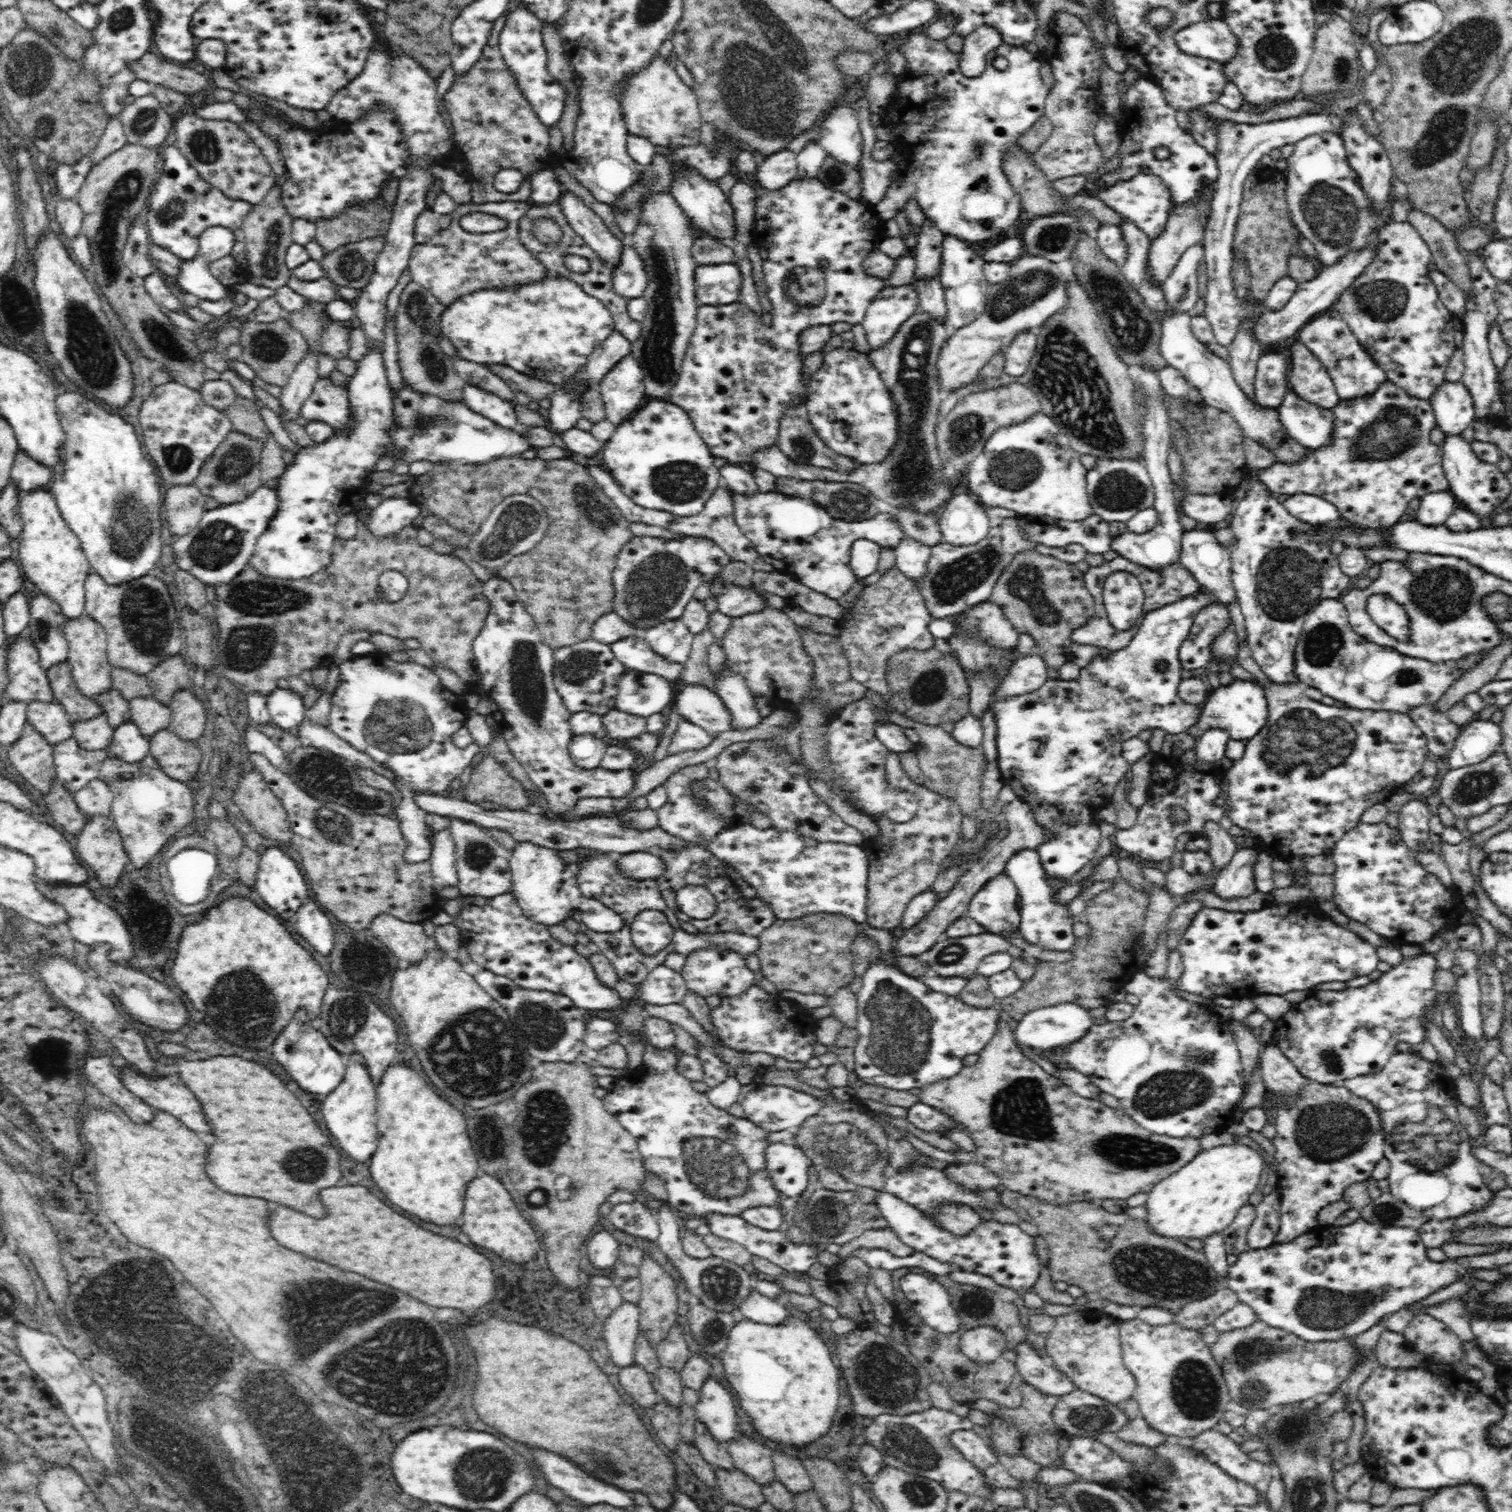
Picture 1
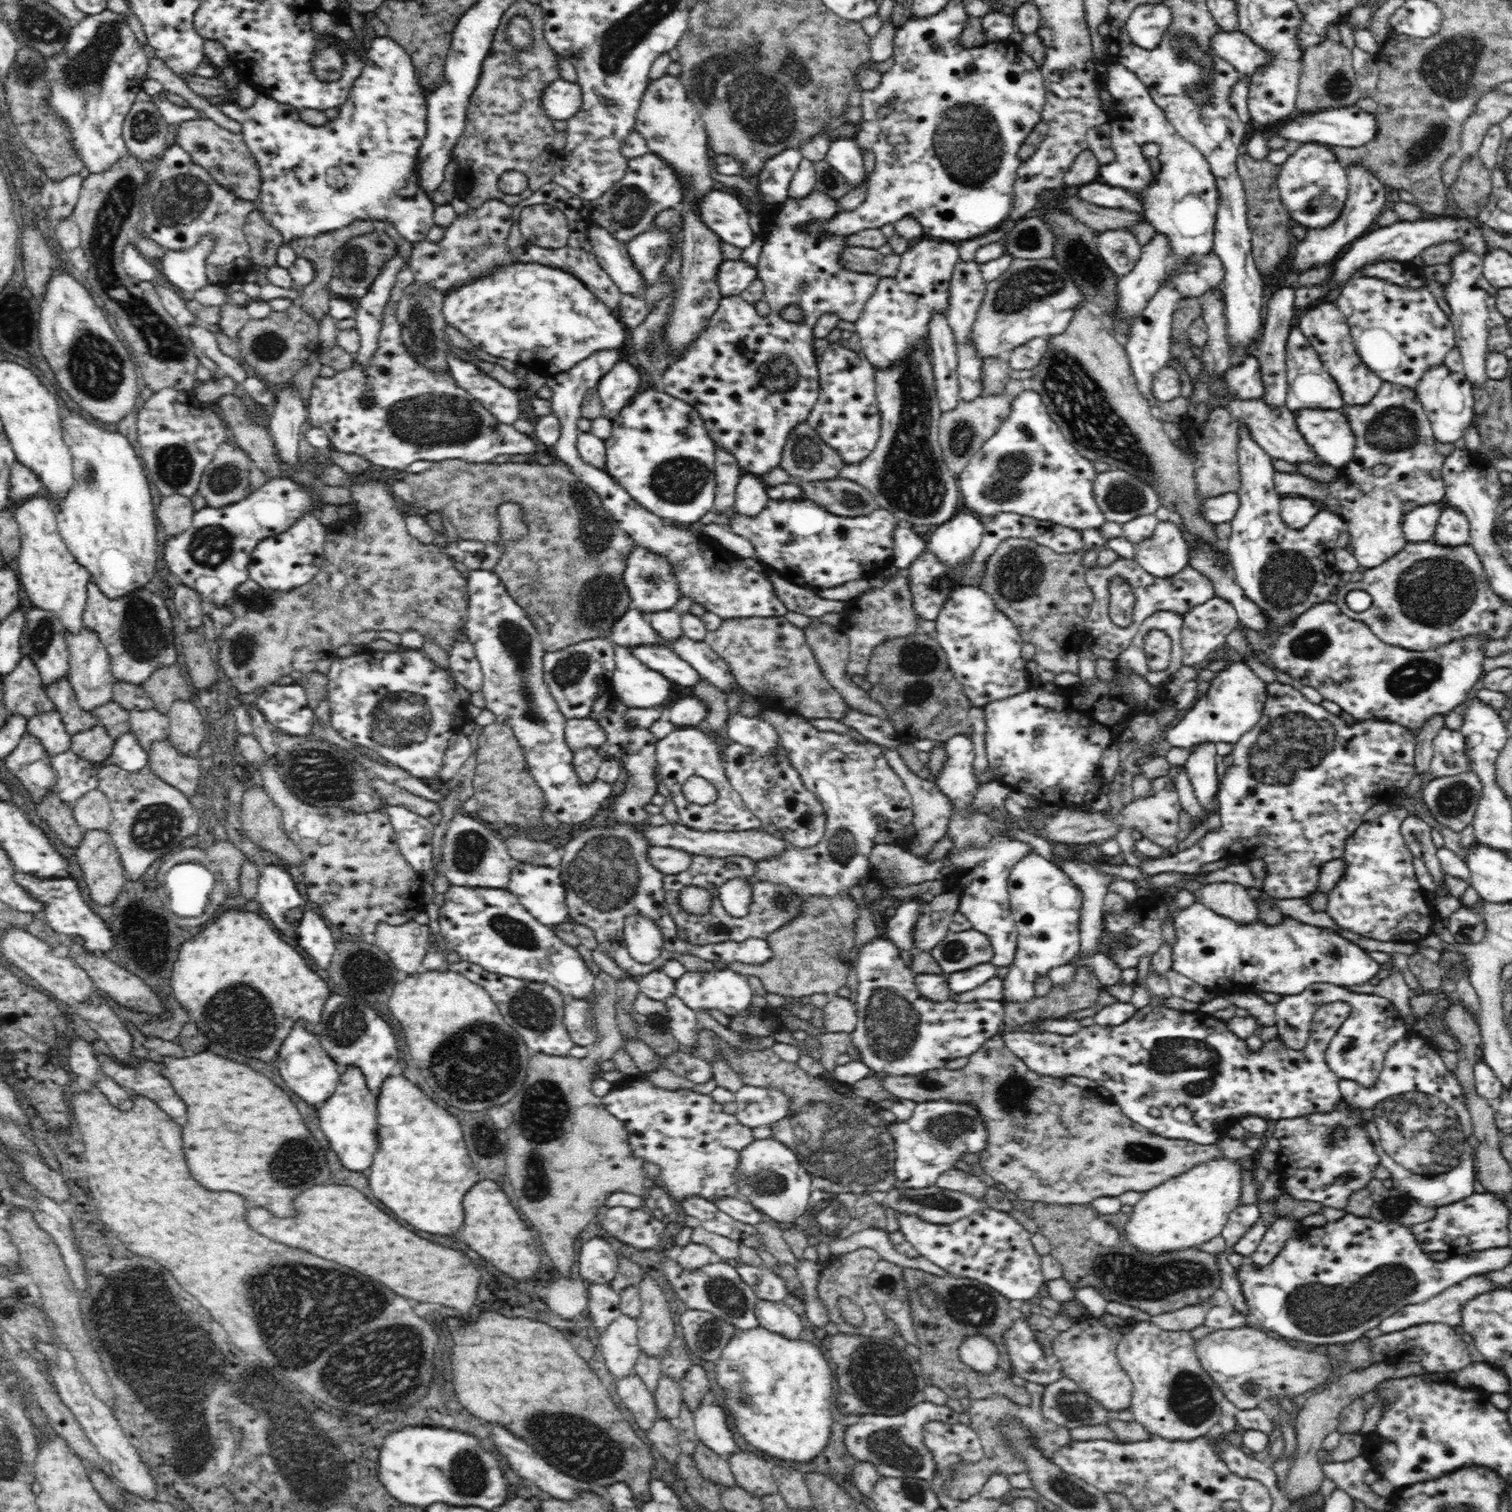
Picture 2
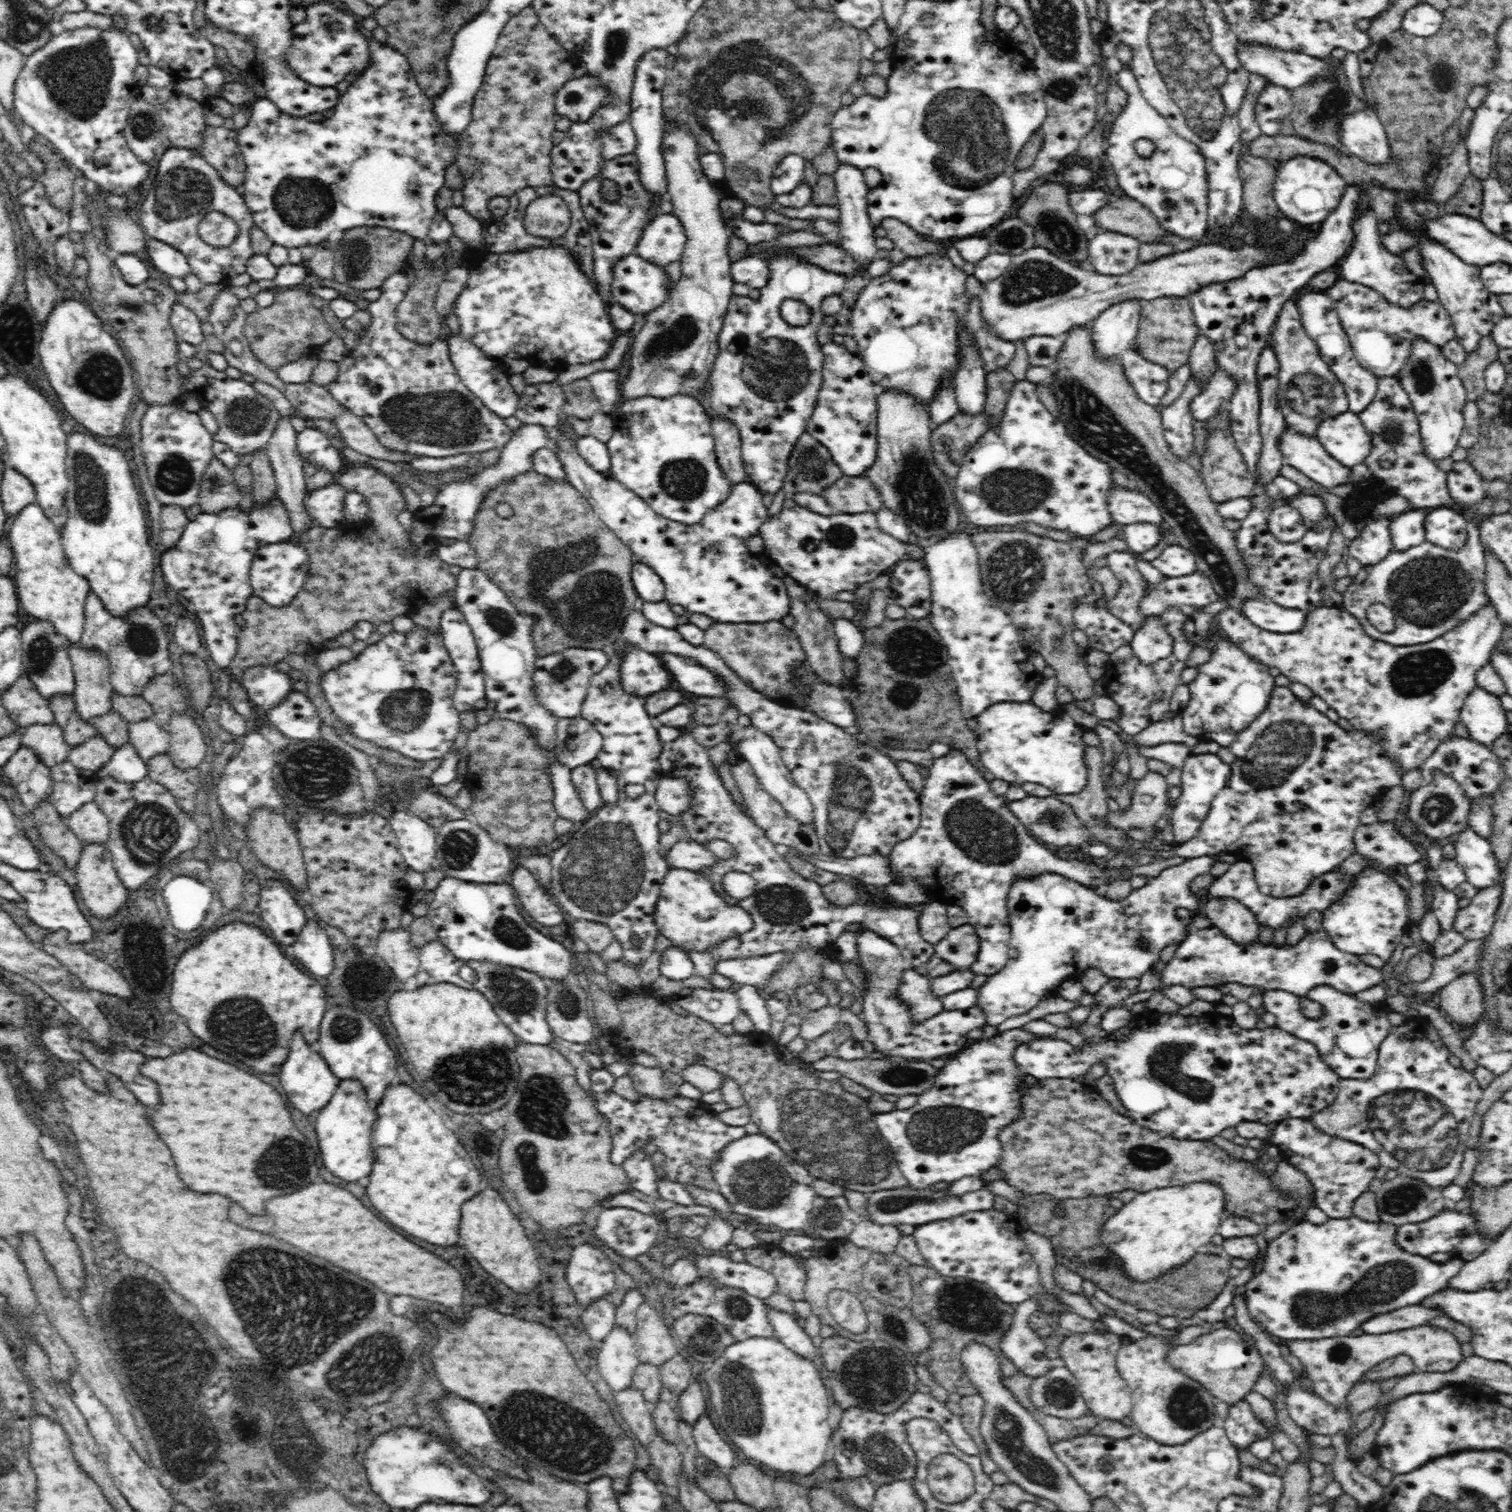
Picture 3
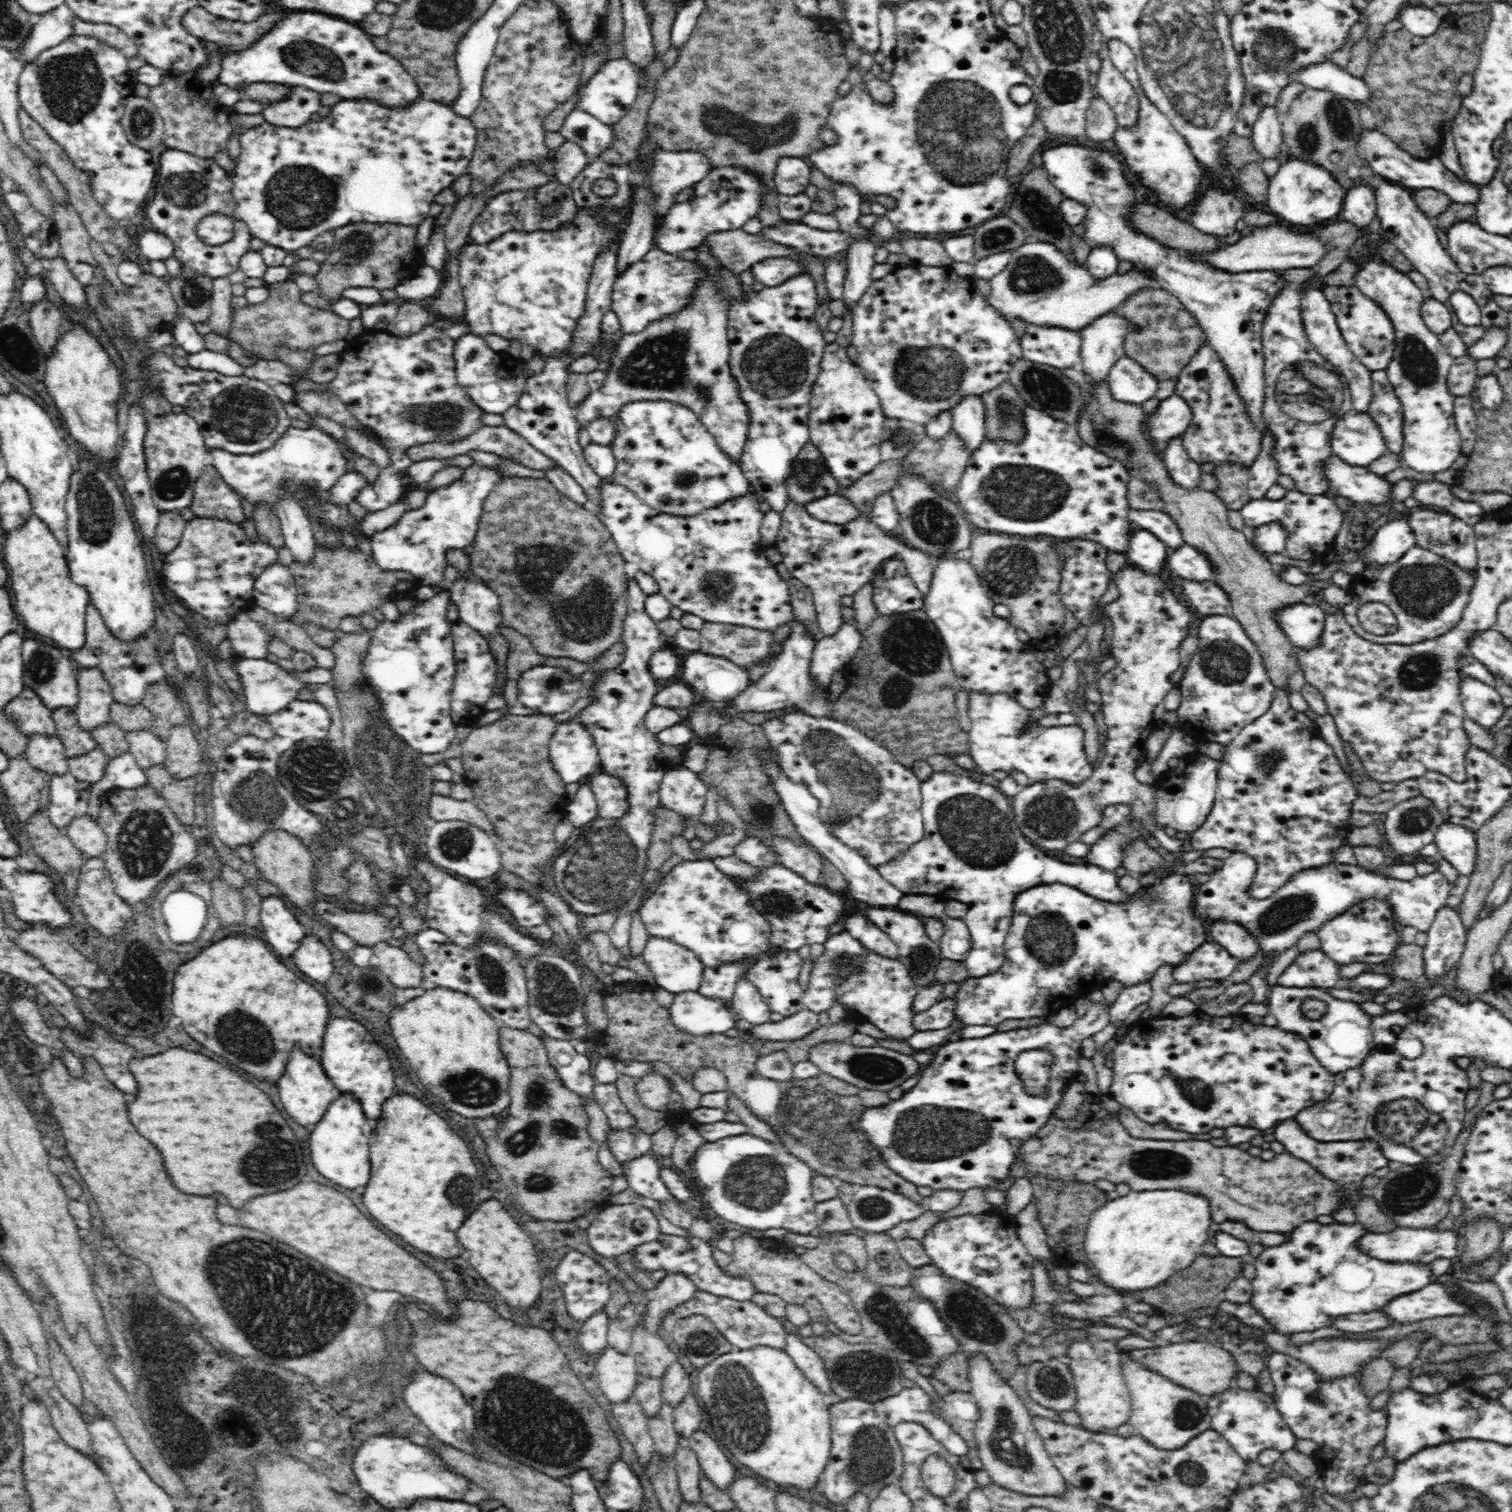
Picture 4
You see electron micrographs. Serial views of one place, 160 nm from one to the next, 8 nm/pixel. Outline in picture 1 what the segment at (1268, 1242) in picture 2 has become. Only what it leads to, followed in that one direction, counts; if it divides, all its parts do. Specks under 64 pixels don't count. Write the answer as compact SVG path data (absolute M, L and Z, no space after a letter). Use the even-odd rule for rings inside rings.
M1264 1045L1259 1056L1265 1092L1274 1095L1277 1109L1275 1147L1279 1189L1280 1228L1273 1243L1284 1244L1317 1228L1318 1214L1325 1206L1343 1200L1346 1188L1371 1179L1376 1164L1384 1157L1388 1134L1382 1131L1377 1108L1369 1101L1352 1094L1343 1085L1327 1085L1304 1078L1288 1057L1274 1045Z

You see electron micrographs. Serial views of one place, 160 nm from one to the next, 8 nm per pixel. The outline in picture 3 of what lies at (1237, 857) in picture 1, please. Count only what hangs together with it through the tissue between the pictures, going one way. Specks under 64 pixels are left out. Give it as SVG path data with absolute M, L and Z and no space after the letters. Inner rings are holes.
M1207 896L1204 914L1236 944L1250 944L1258 939L1260 924L1254 913L1233 898Z

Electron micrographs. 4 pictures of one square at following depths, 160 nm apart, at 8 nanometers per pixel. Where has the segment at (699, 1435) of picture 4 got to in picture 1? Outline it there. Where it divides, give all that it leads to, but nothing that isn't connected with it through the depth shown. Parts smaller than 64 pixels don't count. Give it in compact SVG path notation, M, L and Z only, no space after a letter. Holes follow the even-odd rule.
M710 1376L699 1390L699 1399L695 1408L697 1421L706 1425L714 1440L720 1443L727 1444L730 1440L736 1438L738 1432L738 1418L736 1415L736 1408L734 1407L734 1400L728 1390L718 1383L717 1377Z

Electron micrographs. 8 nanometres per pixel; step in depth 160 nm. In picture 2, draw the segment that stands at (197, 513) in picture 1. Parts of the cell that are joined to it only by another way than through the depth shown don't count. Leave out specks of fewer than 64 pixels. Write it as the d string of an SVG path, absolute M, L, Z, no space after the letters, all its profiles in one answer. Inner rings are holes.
M172 494L172 496L161 497L155 514L166 534L173 537L184 532L191 525L195 512L190 498Z

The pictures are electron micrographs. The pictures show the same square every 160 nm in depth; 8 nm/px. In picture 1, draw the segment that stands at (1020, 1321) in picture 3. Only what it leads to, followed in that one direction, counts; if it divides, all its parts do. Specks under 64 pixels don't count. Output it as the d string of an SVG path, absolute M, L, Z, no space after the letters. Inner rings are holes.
M1026 1340L1018 1344L1017 1356L1020 1359L1015 1364L1023 1380L1044 1394L1062 1396L1076 1389L1075 1384L1063 1372L1047 1366L1043 1359L1034 1359L1033 1348Z

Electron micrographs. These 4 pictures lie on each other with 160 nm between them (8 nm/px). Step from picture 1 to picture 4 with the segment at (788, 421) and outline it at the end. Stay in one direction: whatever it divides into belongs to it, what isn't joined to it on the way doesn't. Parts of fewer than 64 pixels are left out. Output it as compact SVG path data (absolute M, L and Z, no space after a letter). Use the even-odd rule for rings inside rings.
M811 442L804 444L799 451L784 486L789 500L802 505L839 493L836 479L830 474L822 455Z

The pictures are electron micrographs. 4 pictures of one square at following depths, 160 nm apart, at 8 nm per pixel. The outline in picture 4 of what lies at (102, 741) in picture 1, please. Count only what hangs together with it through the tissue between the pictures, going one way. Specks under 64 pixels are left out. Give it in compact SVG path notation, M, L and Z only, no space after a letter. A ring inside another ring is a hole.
M96 746L94 750L82 756L74 756L69 758L69 773L75 776L82 783L94 784L104 776L108 758L104 751Z

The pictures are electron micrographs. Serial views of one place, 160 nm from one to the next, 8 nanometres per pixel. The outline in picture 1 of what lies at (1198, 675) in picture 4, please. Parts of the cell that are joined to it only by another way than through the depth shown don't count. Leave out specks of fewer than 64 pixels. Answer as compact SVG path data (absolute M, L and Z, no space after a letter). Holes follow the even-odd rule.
M1236 680L1227 686L1221 686L1211 691L1205 706L1202 708L1202 716L1198 718L1198 724L1188 728L1186 734L1194 738L1200 738L1211 729L1224 729L1232 740L1246 740L1261 732L1268 720L1268 700L1261 683Z

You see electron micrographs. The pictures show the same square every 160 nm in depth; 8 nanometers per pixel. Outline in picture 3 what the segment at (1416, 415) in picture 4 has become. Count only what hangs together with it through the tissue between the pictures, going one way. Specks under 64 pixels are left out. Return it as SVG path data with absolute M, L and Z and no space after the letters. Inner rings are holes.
M1366 203L1365 206L1367 207L1360 210L1360 214L1356 216L1353 223L1354 245L1351 246L1352 249L1342 264L1338 266L1337 271L1343 279L1373 288L1390 304L1406 309L1411 308L1424 299L1424 286L1428 281L1425 276L1418 276L1410 272L1400 257L1395 257L1386 250L1378 231L1378 220L1375 213L1370 205ZM1416 339L1410 347L1405 365L1397 374L1402 388L1408 393L1417 413L1422 449L1426 457L1437 461L1452 455L1459 445L1464 428L1463 408L1468 401L1467 394L1457 375L1457 366L1441 351L1441 348L1426 341Z

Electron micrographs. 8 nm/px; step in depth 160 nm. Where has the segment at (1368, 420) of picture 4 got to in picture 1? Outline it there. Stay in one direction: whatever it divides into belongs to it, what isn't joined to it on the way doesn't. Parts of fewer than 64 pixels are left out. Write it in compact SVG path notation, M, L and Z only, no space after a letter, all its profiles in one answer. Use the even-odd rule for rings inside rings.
M1288 390L1277 411L1290 438L1308 451L1316 451L1330 444L1335 420L1332 409L1302 400L1296 393Z

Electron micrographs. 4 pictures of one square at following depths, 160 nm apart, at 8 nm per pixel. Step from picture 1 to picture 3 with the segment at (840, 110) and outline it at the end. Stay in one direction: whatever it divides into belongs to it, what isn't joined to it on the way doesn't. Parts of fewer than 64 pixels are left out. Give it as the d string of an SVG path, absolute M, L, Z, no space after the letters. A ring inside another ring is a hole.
M839 164L838 170L833 174L834 183L836 183L836 192L838 192L838 209L840 209L840 217L838 225L840 232L835 238L841 243L840 248L844 249L848 255L854 255L857 264L861 266L861 270L856 272L859 276L867 276L866 270L869 264L874 260L877 252L874 230L870 223L867 212L868 202L867 195L869 187L867 186L863 171L856 168L854 164Z

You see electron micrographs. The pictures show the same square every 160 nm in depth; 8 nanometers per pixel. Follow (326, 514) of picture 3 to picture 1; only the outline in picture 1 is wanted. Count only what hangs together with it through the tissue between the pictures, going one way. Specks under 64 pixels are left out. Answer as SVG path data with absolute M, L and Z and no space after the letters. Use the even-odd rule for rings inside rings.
M264 484L243 501L206 509L192 532L171 540L177 566L208 586L229 583L249 564L258 537L269 527L276 510L278 493Z

